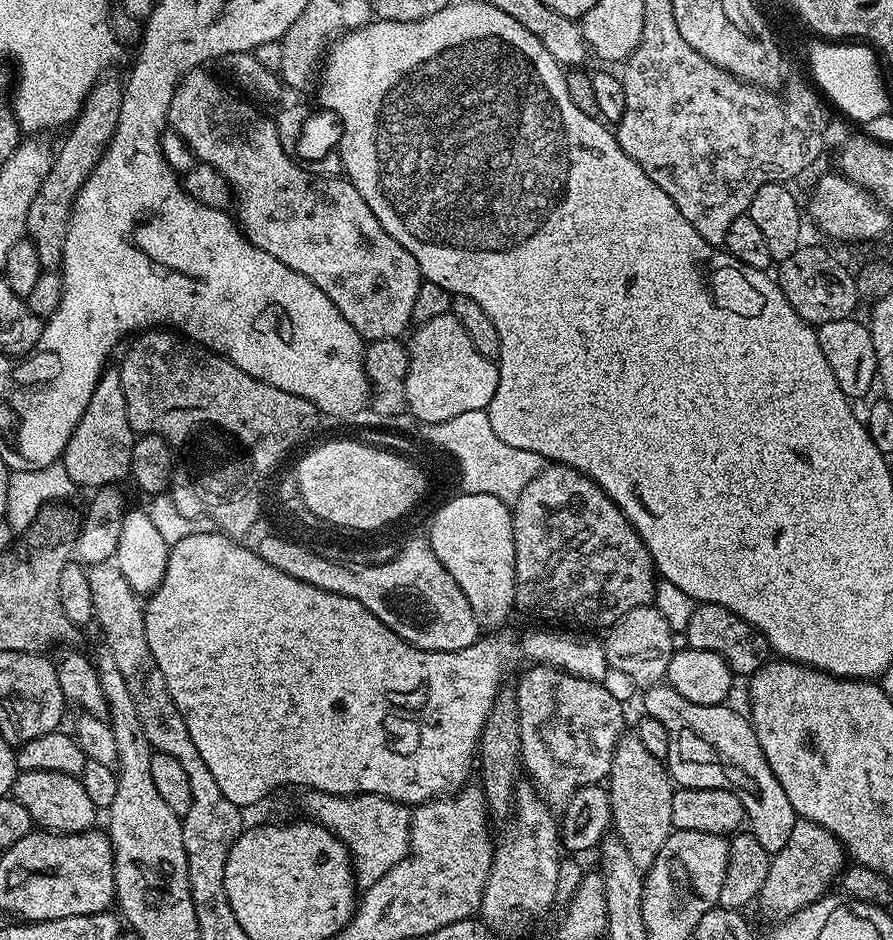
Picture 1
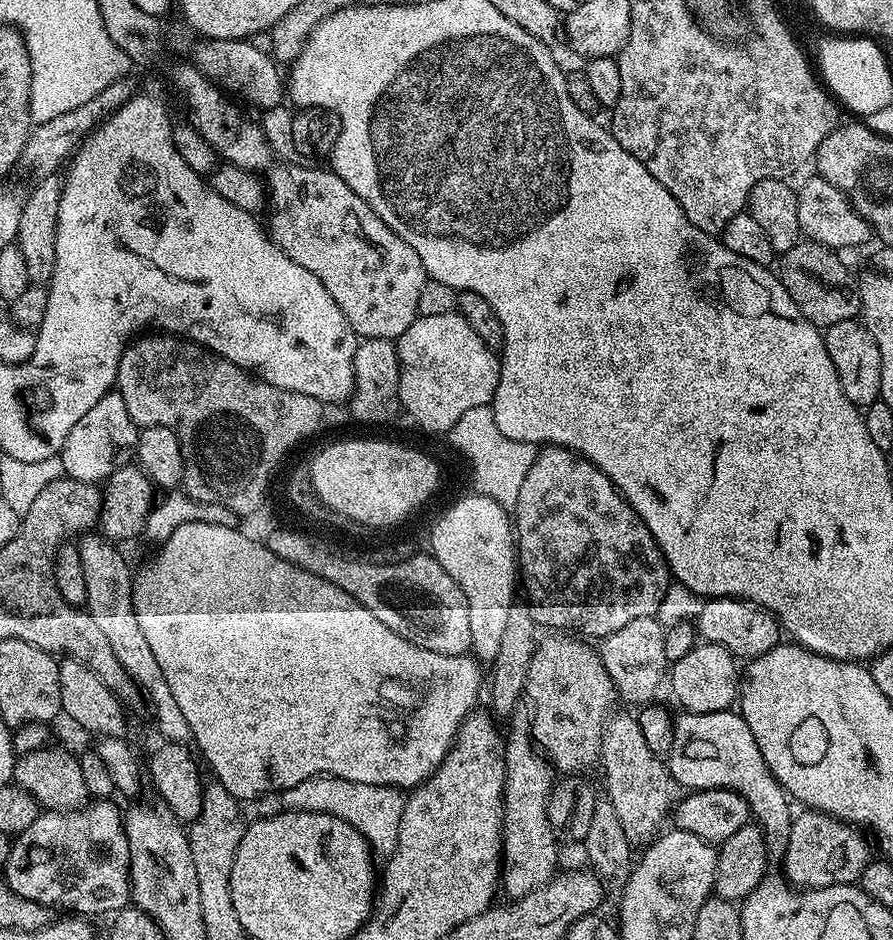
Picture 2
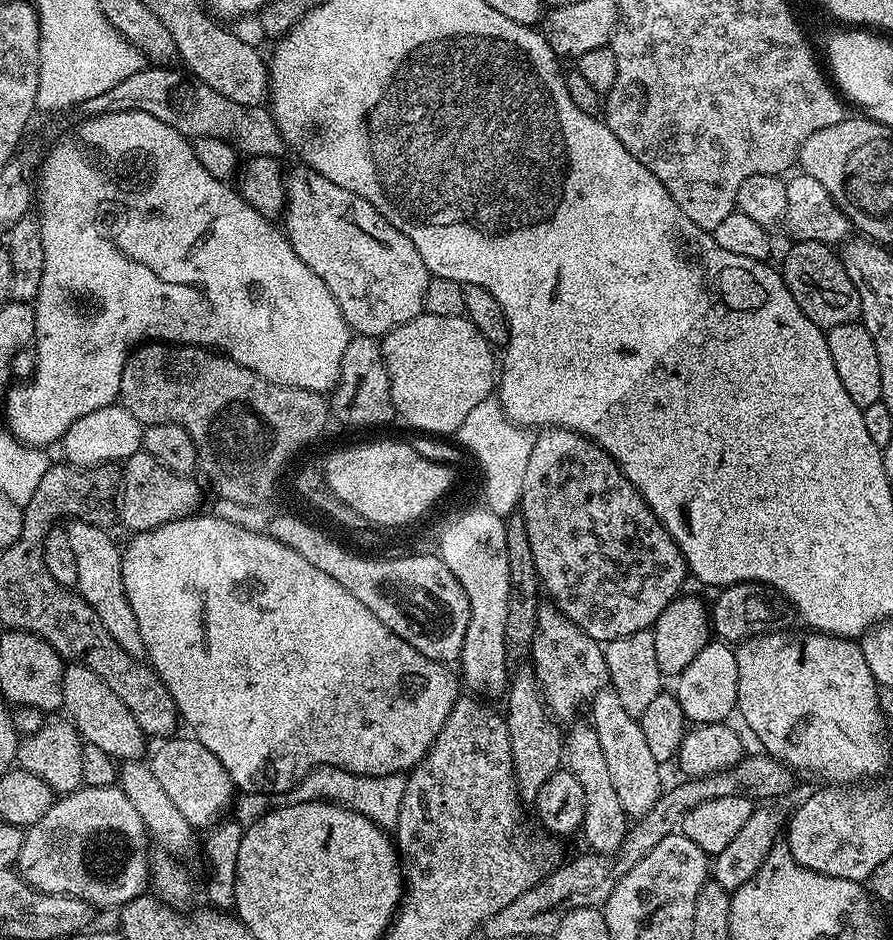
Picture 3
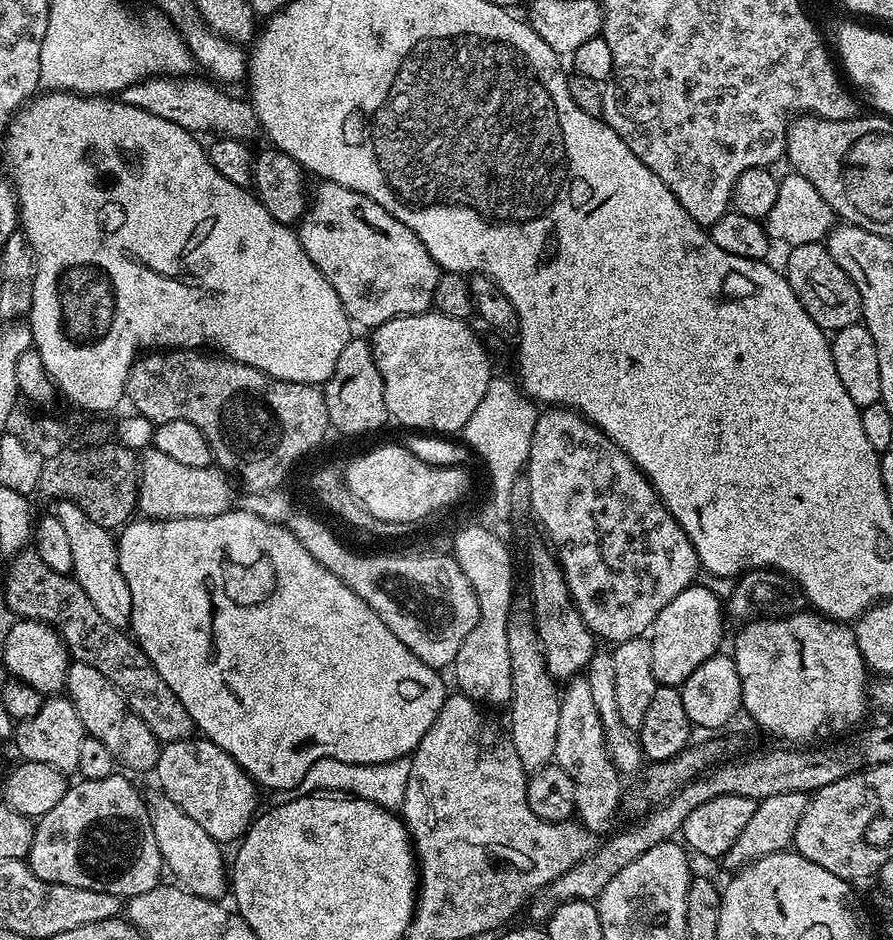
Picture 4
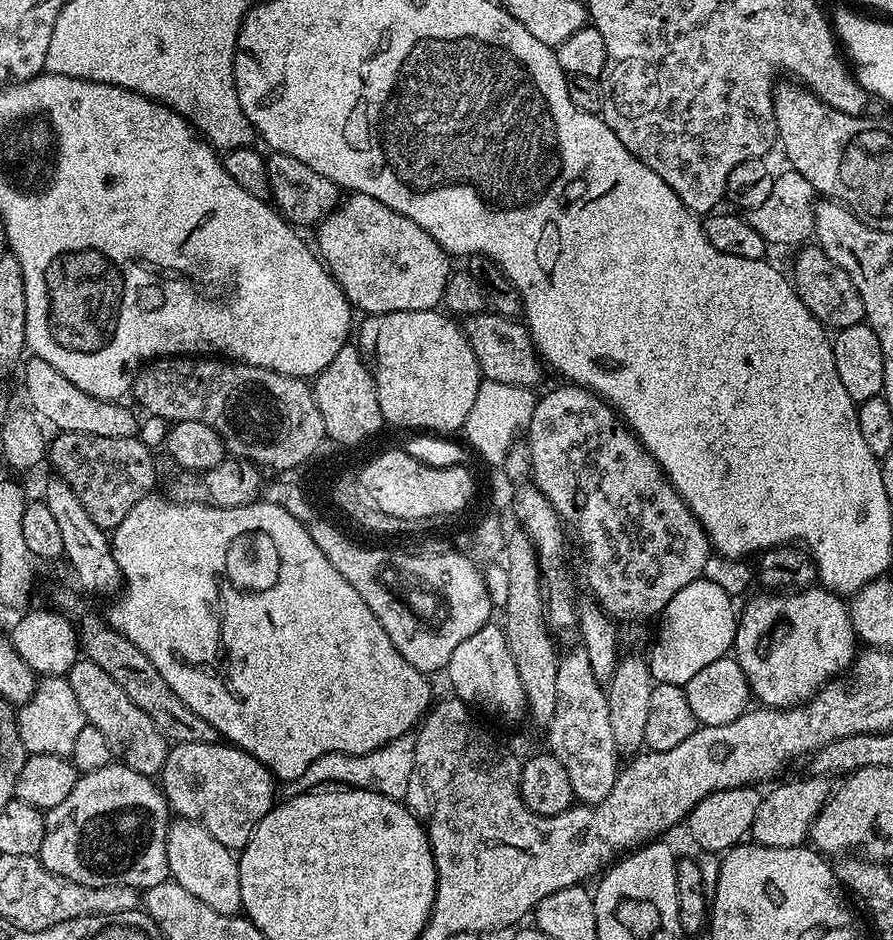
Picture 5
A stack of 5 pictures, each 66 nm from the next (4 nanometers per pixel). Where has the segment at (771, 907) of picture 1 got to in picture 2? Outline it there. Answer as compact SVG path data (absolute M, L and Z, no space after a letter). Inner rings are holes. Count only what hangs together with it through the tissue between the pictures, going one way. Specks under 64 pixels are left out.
M804 810L801 813L790 826L790 840L782 861L782 872L788 883L801 890L856 884L874 856L874 852L868 849L868 840L864 837L867 835L857 825L828 816L825 812Z

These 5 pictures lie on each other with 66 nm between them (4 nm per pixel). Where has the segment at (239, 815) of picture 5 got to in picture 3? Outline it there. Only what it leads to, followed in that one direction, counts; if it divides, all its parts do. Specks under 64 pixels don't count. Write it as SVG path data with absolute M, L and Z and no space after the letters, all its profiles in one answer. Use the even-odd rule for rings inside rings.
M168 738L157 743L160 745L157 746L156 753L150 757L152 773L154 778L158 778L162 790L166 790L170 802L174 802L176 809L181 812L182 818L186 818L192 828L208 830L219 824L227 813L224 811L232 804L234 785L222 762L218 762L218 758L214 758L214 754L210 754L202 742L194 738L180 739Z

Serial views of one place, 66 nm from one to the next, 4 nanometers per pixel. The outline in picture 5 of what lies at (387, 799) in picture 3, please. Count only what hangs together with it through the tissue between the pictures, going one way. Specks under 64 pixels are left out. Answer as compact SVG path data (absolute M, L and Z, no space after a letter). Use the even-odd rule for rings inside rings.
M411 735L399 736L386 747L374 750L370 754L342 754L331 752L306 766L306 774L298 774L298 778L287 781L282 792L285 797L299 796L301 792L310 792L321 786L343 786L345 788L365 788L378 794L386 794L386 798L404 800L406 790L410 786L410 770L414 770L415 739Z

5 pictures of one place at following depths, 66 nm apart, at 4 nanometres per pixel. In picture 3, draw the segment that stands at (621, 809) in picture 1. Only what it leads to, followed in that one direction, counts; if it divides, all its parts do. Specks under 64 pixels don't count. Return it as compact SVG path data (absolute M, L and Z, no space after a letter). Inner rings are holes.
M605 686L594 694L590 702L592 729L598 734L598 742L602 746L602 755L606 757L606 767L610 770L610 782L614 782L614 790L618 793L618 802L622 802L624 815L639 818L658 802L662 795L660 788L661 761L650 754L650 746L642 734L642 726L637 717L626 714L618 694L611 686Z

